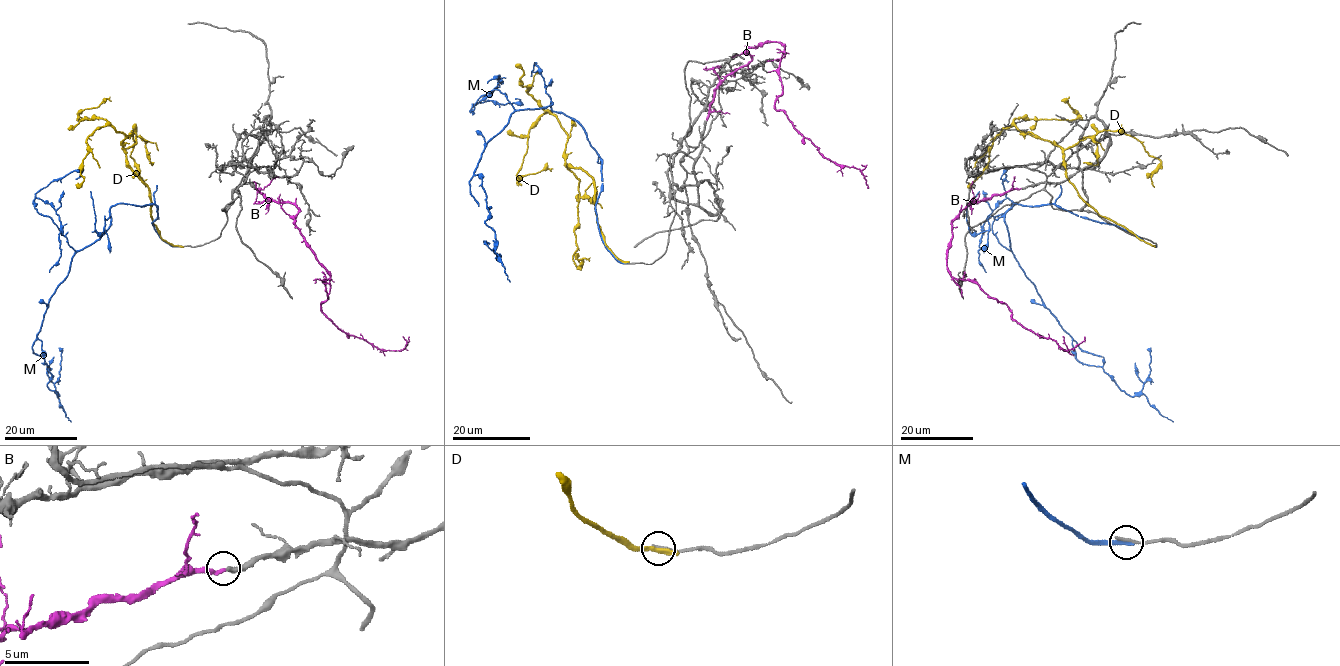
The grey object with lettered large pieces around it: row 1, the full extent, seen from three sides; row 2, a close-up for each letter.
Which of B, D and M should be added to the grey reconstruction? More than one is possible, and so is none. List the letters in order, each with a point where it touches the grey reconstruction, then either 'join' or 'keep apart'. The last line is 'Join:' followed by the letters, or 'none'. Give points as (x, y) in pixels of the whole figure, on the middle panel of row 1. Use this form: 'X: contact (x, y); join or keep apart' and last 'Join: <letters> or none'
B: contact (707, 119); join
D: contact (624, 262); keep apart
M: contact (625, 263); keep apart
Join: B

